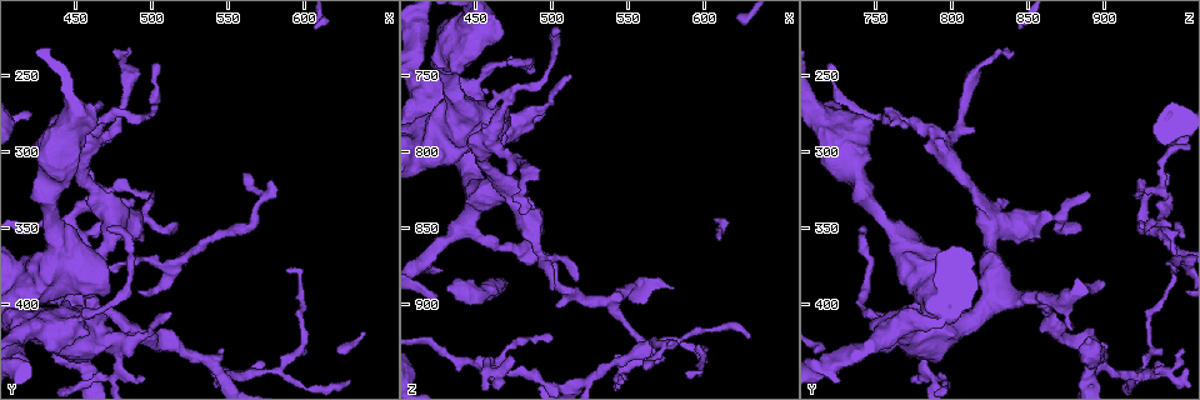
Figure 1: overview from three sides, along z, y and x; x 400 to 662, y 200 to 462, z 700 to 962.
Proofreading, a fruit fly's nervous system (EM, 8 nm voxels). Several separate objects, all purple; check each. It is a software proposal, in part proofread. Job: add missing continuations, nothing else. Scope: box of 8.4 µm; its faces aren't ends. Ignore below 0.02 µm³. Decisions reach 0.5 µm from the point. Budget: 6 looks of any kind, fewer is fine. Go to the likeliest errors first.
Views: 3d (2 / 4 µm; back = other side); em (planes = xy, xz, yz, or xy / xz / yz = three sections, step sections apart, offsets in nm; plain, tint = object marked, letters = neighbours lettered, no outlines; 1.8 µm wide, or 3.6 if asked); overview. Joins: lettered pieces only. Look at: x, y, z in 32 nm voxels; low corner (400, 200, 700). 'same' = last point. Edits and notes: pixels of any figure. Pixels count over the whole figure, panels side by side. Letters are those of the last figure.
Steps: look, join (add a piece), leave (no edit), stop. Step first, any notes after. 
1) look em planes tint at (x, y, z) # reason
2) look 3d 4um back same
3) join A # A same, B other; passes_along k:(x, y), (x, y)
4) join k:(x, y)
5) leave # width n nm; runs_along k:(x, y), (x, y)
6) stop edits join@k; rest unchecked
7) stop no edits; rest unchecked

look em planes tint at (462, 326, 940)

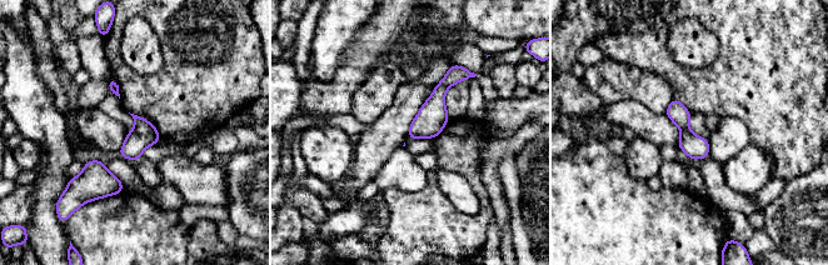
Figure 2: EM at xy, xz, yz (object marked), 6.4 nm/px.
look em planes letters same # see the neighbours

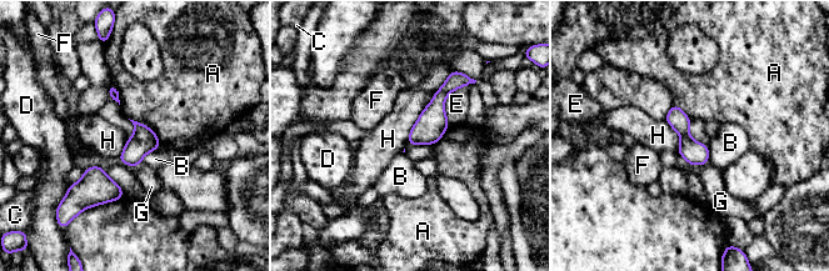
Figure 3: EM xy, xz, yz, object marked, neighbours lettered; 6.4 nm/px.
leave # longest_contact E 280 nm; A other, B other, C other, D other, E other, F other, G other, H other; runs_along 3:(674, 109), (687, 144), (704, 161); none of them fits

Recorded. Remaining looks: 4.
look em 3.6um yz step 16 letters at (472, 422, 786) # thin arm on a thick one

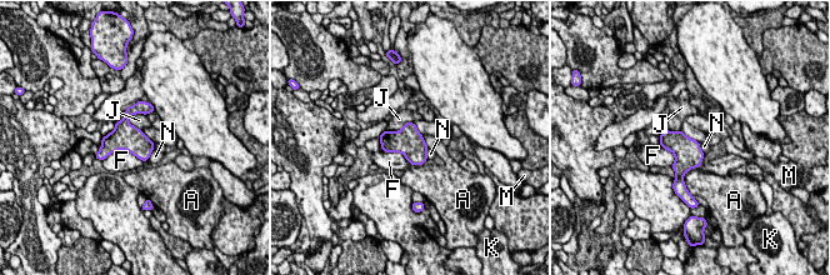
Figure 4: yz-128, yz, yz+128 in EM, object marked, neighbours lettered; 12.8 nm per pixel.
look em 3.6um planes letters same # cut it another way

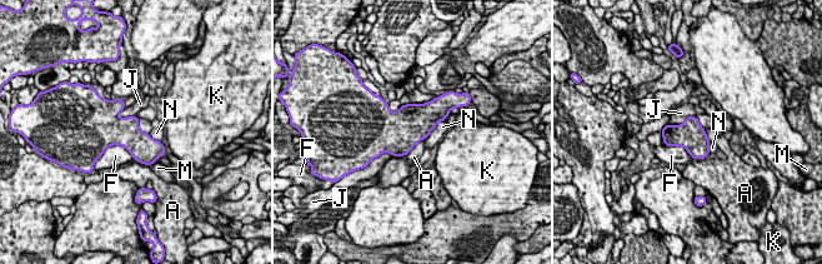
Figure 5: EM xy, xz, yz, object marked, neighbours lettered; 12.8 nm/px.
leave # A other, F other, J other, K other, M other, N other; none of them fits

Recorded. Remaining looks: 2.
look em planes tint at (572, 330, 926) # abrupt turn

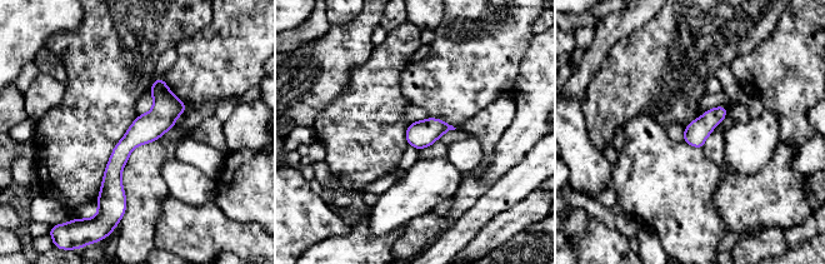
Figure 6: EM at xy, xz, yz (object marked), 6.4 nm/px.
look em planes letters same

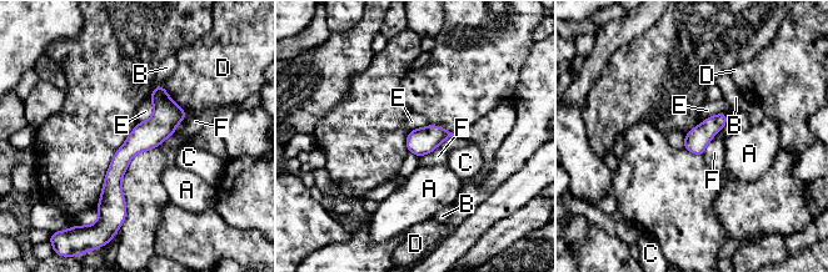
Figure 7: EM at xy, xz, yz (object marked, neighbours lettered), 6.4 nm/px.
leave # longest_contact D 220 nm; A other, B other, C other, D other, E other, F other; runs_along 7:(159, 89), (159, 120), (114, 175), (121, 213); none of them fits

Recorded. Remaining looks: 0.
stop no edits; rest unchecked

